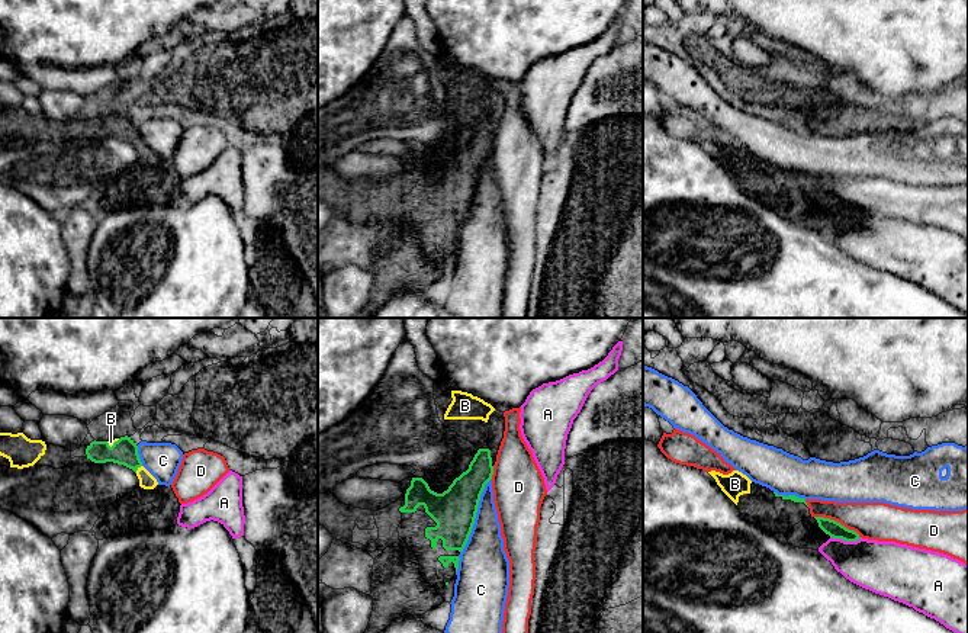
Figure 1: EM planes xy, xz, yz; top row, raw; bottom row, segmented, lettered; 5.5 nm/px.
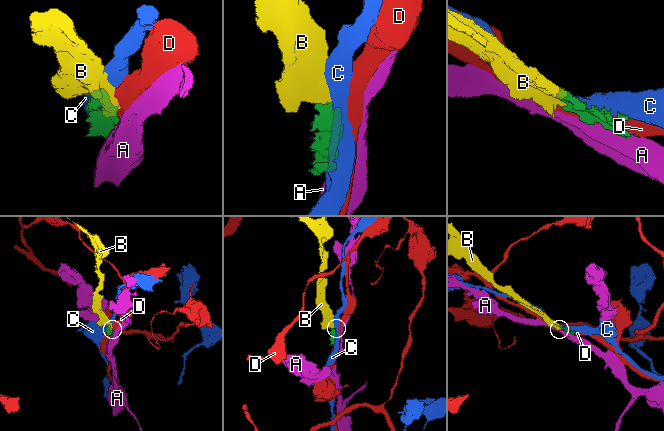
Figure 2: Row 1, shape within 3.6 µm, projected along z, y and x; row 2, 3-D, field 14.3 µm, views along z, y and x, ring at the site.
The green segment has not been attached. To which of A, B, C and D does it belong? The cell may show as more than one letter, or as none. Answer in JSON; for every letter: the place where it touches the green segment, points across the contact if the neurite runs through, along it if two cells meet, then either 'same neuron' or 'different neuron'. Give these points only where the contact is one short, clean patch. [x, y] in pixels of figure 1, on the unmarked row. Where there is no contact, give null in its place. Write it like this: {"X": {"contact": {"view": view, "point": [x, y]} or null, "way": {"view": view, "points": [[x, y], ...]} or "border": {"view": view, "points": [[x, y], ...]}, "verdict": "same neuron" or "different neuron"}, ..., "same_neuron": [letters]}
{"A": {"contact": {"view": "yz", "point": [846, 215]}, "verdict": "different neuron"}, "B": {"contact": {"view": "xy", "point": [137, 144]}, "way": {"view": "xy", "points": [[124, 127], [137, 144], [147, 156]]}, "verdict": "same neuron"}, "C": {"contact": {"view": "xz", "point": [475, 190]}, "verdict": "different neuron"}, "D": {"contact": {"view": "yz", "point": [836, 196]}, "verdict": "different neuron"}, "same_neuron": ["B"]}

